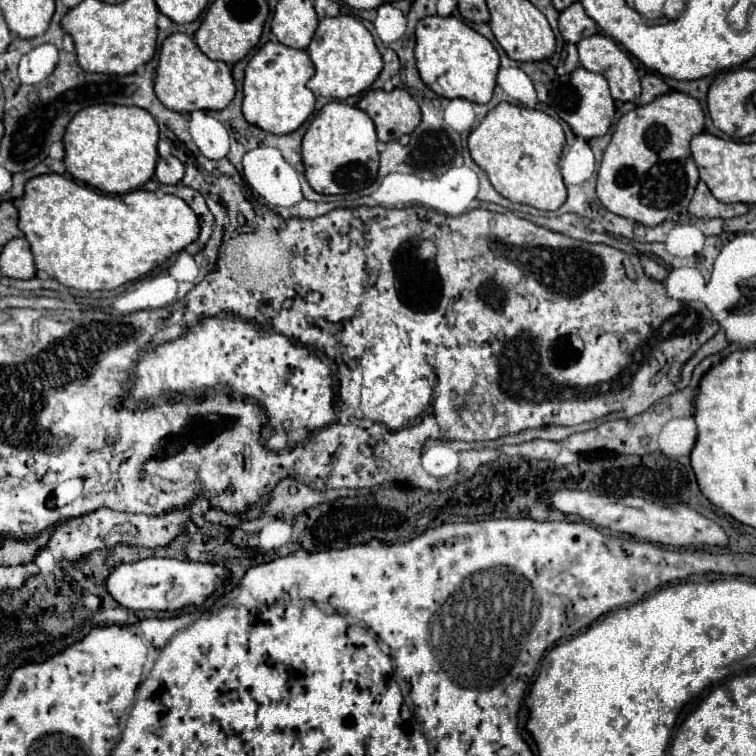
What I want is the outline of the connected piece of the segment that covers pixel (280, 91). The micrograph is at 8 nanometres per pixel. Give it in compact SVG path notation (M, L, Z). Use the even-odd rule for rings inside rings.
M279 42L261 46L245 66L243 82L243 116L249 124L271 134L295 132L315 110L315 96L307 88L307 80L315 74L315 66L305 50L295 50Z

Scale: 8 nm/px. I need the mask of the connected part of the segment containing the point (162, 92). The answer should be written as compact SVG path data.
M175 32L161 44L159 66L155 76L157 98L175 112L193 110L223 110L235 96L235 84L231 78L231 66L207 58L191 36Z

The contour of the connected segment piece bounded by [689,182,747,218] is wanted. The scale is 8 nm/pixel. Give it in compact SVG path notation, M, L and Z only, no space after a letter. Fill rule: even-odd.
M705 182L697 184L695 196L689 204L689 214L693 218L733 218L747 212L747 204L723 204L719 202Z

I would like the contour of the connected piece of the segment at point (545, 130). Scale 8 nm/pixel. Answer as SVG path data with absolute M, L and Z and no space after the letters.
M509 102L497 104L467 138L471 158L489 176L493 188L511 202L539 210L557 210L567 200L559 170L563 144L565 132L553 116Z

